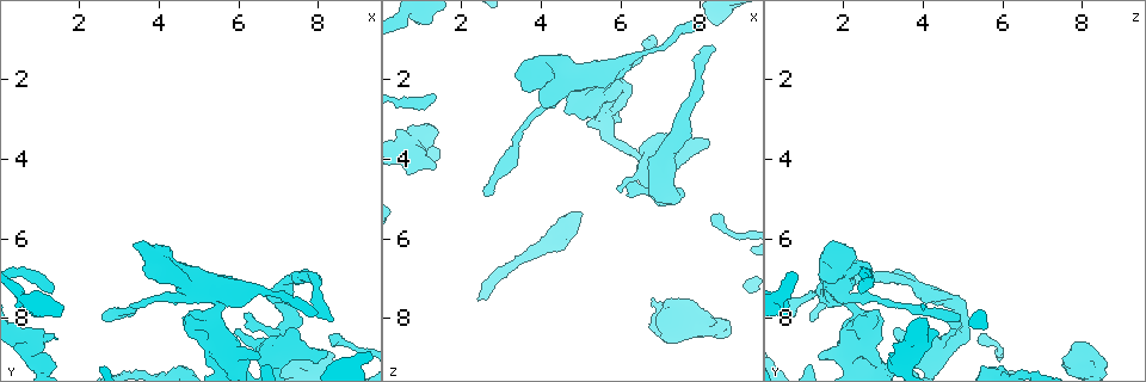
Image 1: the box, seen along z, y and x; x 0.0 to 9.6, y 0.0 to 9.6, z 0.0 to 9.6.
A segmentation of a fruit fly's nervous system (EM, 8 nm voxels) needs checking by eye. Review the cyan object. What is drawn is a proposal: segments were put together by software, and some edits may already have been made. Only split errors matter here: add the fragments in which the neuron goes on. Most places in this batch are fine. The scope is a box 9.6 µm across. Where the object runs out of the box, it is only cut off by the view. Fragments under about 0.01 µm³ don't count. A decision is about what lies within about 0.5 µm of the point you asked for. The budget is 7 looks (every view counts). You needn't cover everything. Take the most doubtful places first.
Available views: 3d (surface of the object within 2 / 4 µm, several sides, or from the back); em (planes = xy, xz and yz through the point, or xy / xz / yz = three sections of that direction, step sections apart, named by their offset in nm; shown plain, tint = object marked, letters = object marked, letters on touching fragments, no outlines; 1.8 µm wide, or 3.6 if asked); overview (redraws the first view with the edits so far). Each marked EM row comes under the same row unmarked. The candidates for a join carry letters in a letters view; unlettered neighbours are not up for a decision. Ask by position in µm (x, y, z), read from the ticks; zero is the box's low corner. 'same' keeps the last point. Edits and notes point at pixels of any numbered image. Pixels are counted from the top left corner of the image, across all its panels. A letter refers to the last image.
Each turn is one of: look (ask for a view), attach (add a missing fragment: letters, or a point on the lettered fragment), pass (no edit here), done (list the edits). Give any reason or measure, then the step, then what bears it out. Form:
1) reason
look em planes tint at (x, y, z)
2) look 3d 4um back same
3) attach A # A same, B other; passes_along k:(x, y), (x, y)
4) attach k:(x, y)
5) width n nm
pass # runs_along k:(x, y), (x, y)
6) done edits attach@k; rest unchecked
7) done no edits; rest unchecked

branch stops here
look 3d 4um at (1.30, 7.40, 2.40)

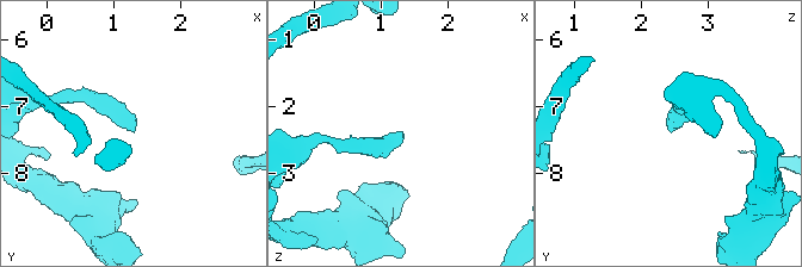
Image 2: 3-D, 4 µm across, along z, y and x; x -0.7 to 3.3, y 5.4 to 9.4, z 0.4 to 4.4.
look em 3.6um planes letters at (1.25, 7.40, 2.45)

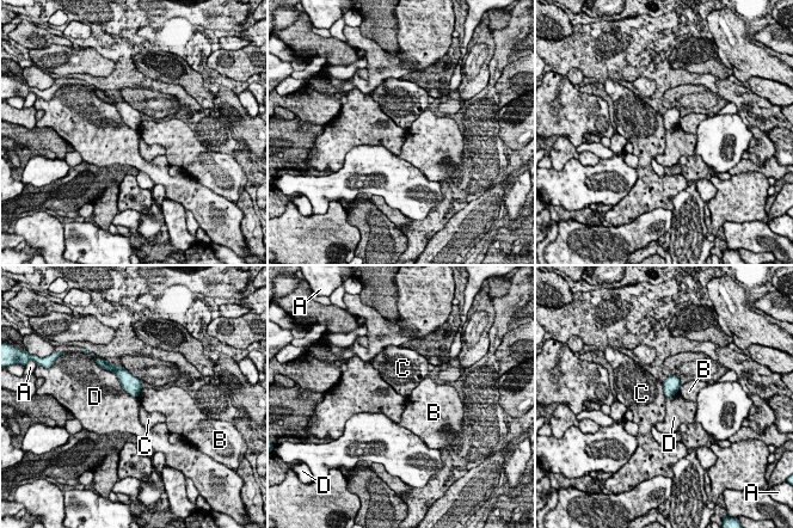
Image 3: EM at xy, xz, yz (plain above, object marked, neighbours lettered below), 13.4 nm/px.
width 190 nm
pass # A other, B other, C other, D other; border 3:(105, 369), (137, 398); no lettered fragment goes on from it

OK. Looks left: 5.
free end
look em planes letters at (1.30, 8.40, 4.20)

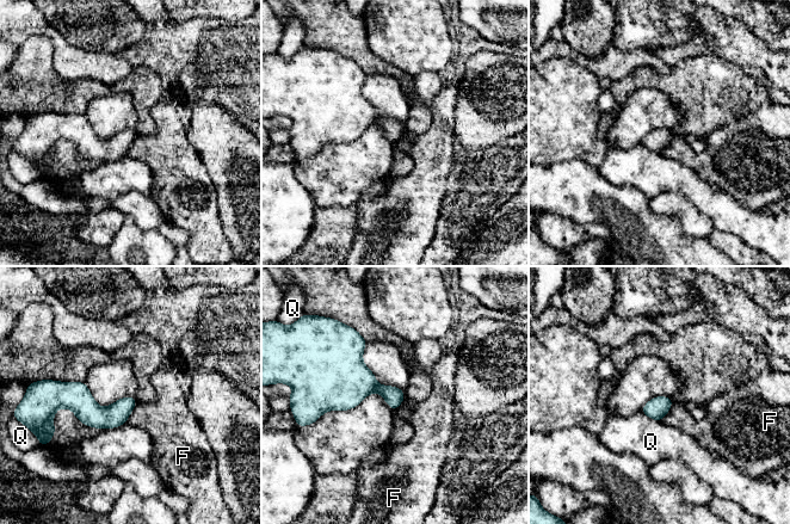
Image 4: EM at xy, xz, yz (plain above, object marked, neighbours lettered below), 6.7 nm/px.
longest_contact F 170 nm
pass # F other, Q other; none of them fits

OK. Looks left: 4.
abrupt turn
look 3d 2um at (4.85, 7.20, 2.00)

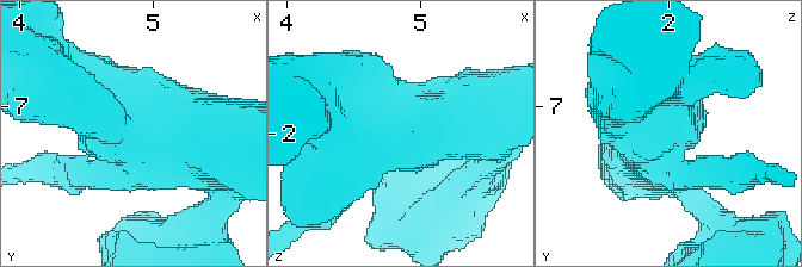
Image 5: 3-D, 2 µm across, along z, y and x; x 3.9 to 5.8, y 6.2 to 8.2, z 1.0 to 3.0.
shape alone is not enough
look em planes tint at (4.80, 7.26, 1.94)

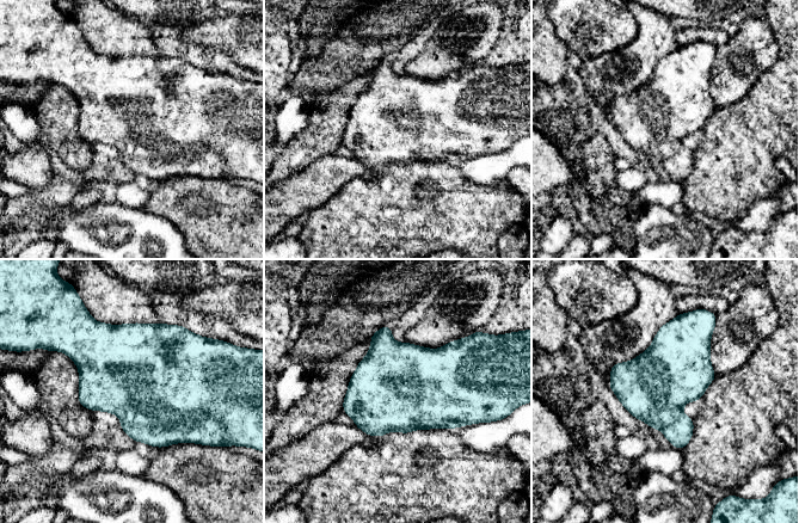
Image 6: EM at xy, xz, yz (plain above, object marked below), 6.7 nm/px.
see the neighbours
look em planes letters same

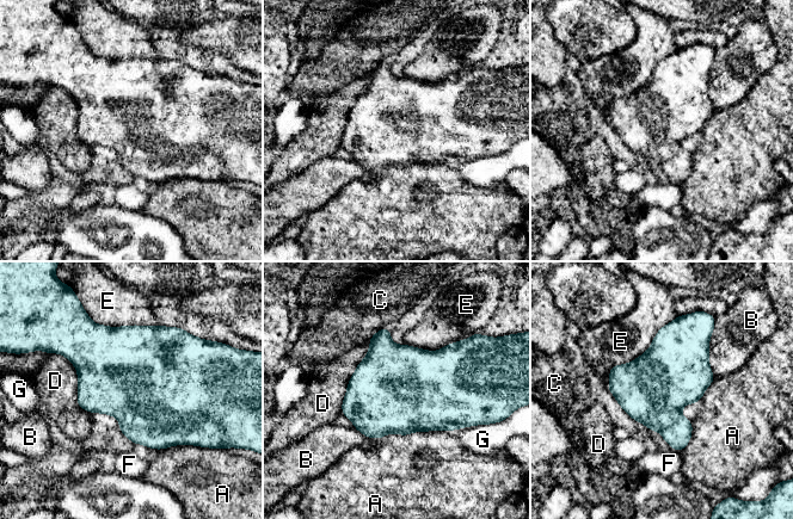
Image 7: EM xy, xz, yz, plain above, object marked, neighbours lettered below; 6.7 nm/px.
pass # A other, B other, C other, D other, E other, F other, G other; border 7:(453, 430), (387, 433), (370, 439); none of them fits

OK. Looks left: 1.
done no edits; rest unchecked

